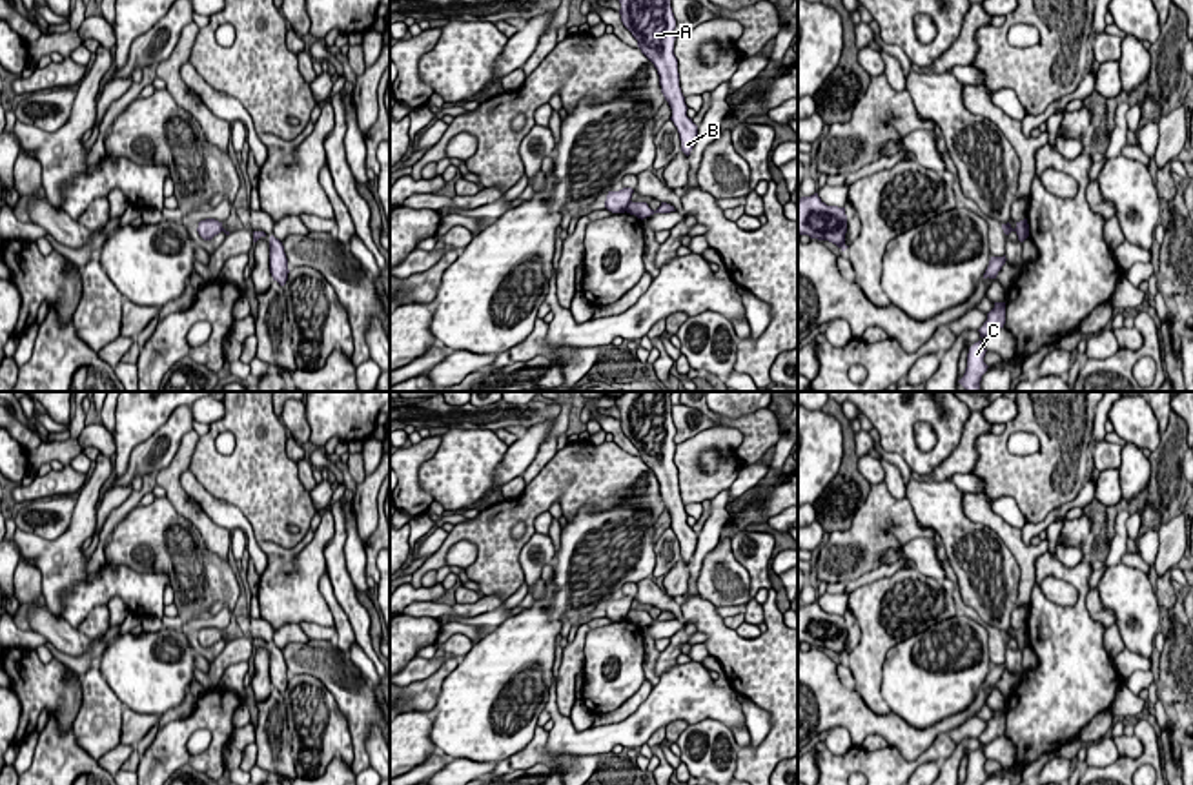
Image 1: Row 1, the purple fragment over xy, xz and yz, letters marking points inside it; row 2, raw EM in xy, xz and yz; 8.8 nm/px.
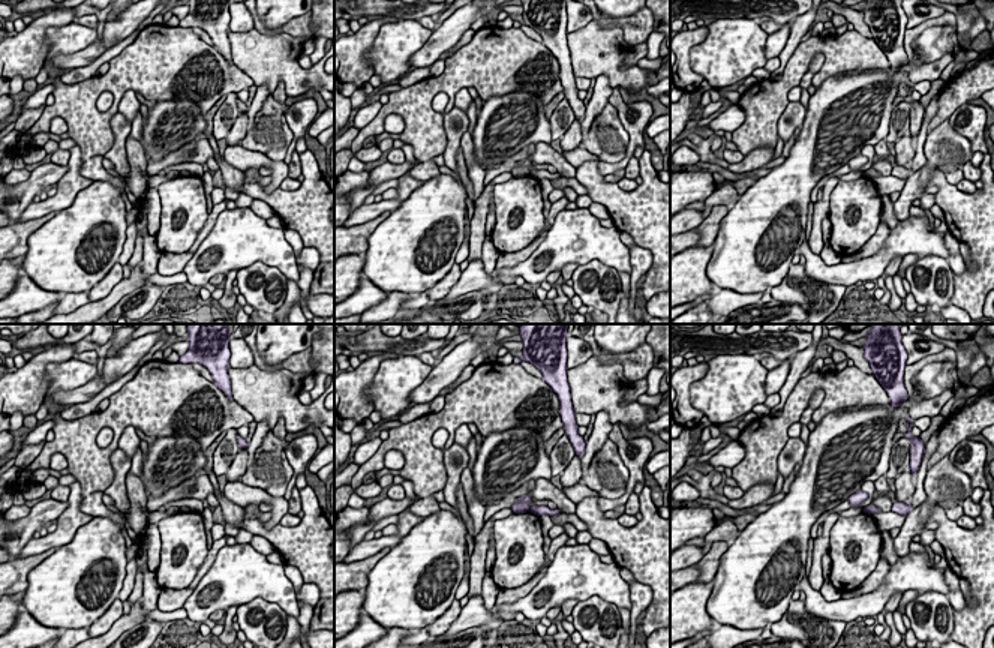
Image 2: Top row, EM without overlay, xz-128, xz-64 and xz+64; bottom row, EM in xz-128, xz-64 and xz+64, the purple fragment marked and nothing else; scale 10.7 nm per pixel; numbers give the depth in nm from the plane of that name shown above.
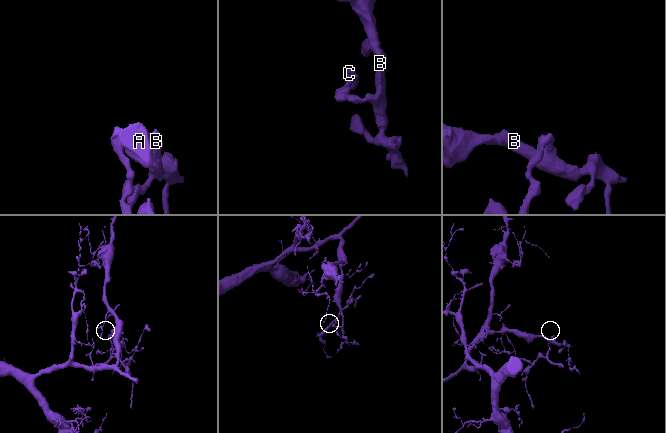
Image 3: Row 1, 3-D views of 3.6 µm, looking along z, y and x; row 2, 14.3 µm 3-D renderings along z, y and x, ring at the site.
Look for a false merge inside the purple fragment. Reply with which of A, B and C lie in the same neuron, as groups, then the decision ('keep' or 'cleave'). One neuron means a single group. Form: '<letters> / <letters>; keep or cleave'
A B / C; cleave

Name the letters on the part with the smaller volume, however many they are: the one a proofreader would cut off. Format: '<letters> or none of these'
C

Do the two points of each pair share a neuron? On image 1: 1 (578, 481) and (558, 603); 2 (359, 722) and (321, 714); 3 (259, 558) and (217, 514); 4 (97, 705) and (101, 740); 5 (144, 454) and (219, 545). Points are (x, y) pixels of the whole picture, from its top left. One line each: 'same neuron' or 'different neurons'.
1: different neurons
2: different neurons
3: same neuron
4: same neuron
5: different neurons

